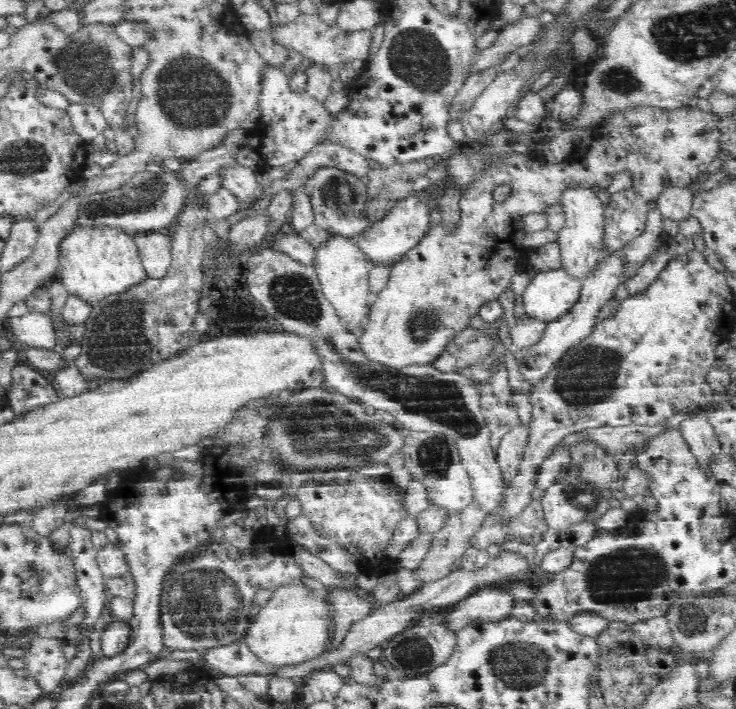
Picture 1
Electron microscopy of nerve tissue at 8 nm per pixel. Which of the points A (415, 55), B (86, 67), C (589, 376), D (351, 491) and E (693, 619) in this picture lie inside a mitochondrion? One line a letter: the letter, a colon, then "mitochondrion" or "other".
A: mitochondrion
B: mitochondrion
C: mitochondrion
D: other
E: mitochondrion

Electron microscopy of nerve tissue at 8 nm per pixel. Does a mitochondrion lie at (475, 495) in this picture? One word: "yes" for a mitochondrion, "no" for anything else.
no

